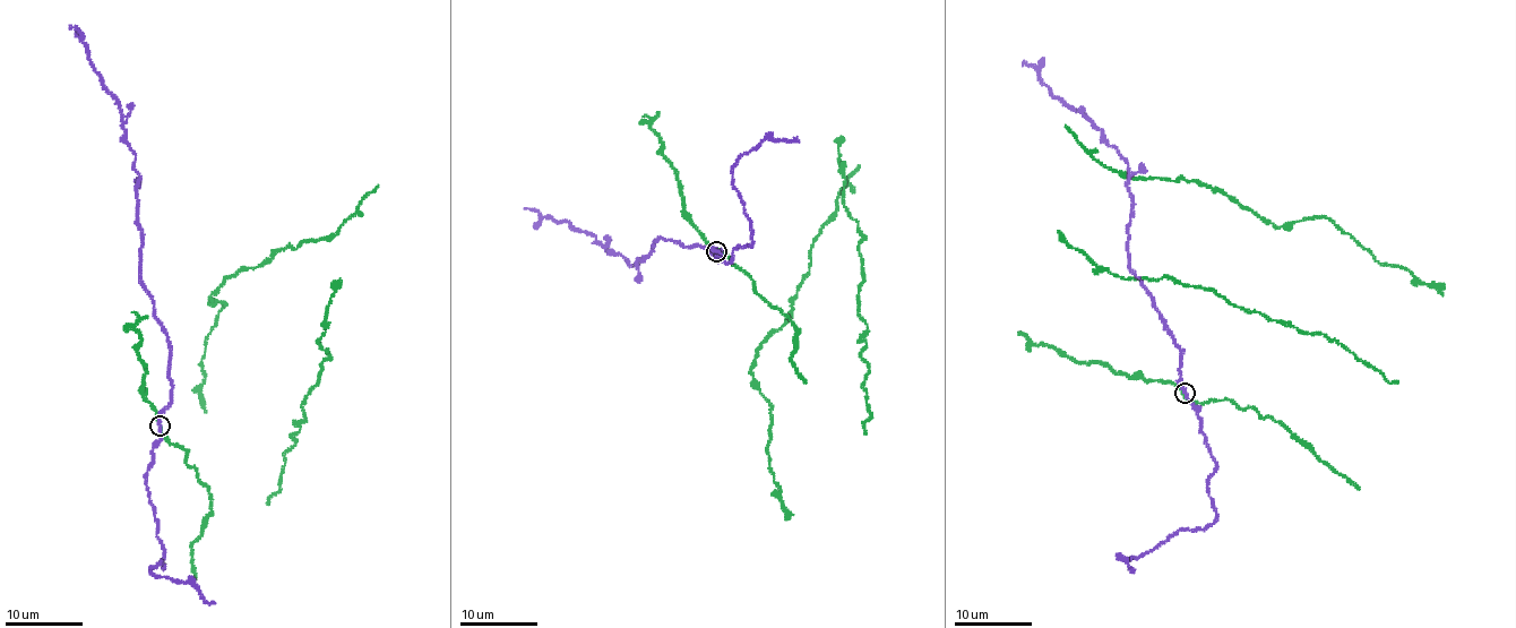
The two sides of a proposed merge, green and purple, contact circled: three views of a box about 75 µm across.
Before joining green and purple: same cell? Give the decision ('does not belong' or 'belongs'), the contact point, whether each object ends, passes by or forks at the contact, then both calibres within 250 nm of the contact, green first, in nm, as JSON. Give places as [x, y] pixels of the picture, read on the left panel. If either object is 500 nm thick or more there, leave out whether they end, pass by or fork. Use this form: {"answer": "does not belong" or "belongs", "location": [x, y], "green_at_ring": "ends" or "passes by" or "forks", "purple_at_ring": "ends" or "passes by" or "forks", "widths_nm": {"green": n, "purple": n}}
{"answer": "does not belong", "location": [160, 426], "green_at_ring": "passes by", "purple_at_ring": "passes by", "widths_nm": {"green": 240, "purple": 280}}

